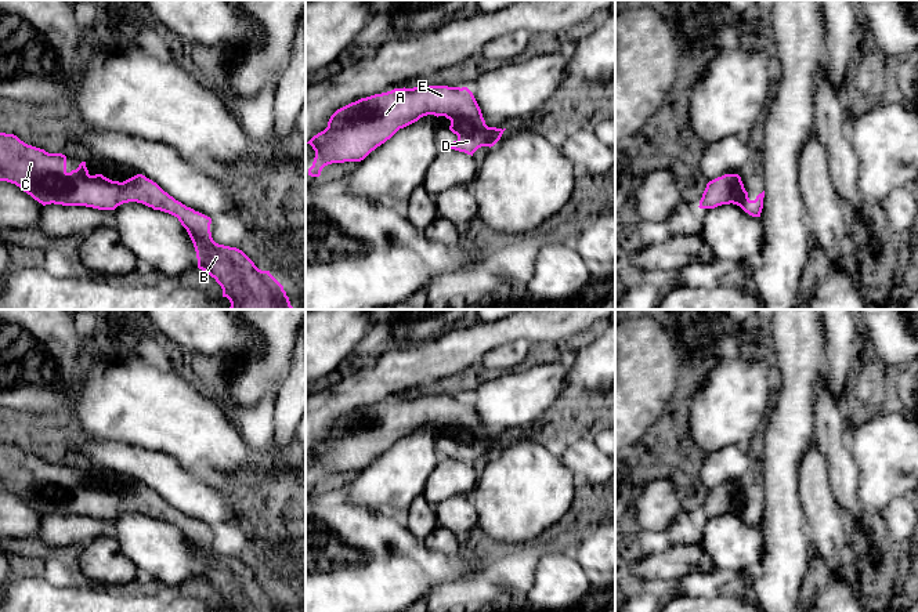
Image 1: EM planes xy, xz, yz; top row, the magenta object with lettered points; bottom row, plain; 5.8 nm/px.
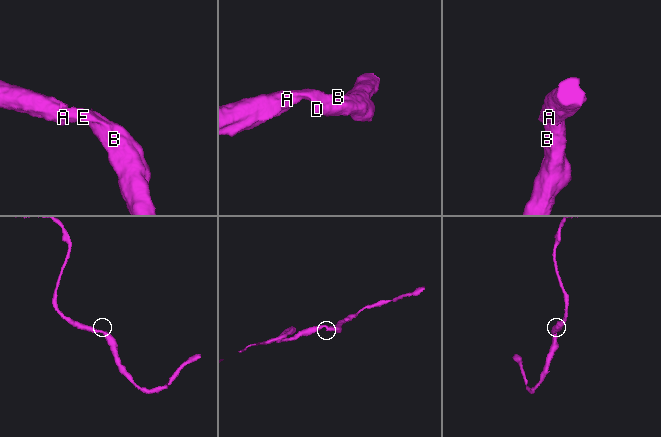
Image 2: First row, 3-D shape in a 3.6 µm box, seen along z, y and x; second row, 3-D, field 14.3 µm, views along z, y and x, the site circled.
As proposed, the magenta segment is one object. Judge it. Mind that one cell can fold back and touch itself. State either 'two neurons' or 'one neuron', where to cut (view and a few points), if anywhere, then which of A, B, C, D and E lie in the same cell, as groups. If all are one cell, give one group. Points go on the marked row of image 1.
one neuron; no cut; A B C D E

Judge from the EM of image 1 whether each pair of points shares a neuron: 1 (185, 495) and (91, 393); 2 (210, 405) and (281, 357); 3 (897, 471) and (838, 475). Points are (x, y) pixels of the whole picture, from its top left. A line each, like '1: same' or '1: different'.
1: same
2: different
3: different

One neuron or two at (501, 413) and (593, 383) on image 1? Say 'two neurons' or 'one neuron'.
one neuron

